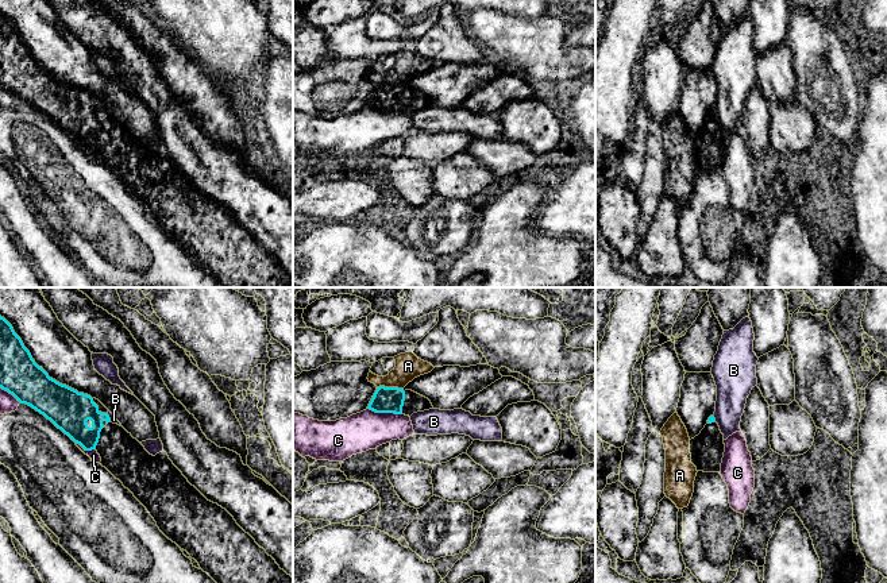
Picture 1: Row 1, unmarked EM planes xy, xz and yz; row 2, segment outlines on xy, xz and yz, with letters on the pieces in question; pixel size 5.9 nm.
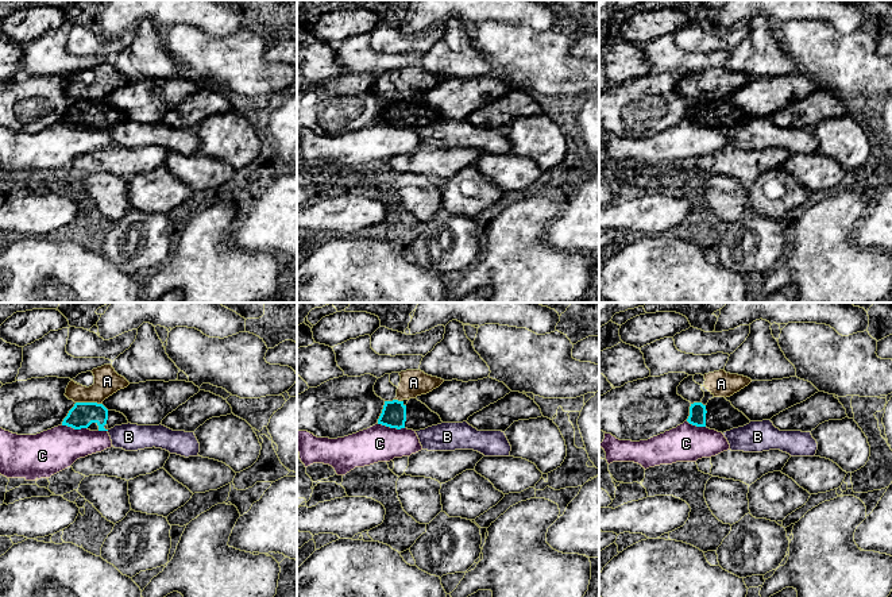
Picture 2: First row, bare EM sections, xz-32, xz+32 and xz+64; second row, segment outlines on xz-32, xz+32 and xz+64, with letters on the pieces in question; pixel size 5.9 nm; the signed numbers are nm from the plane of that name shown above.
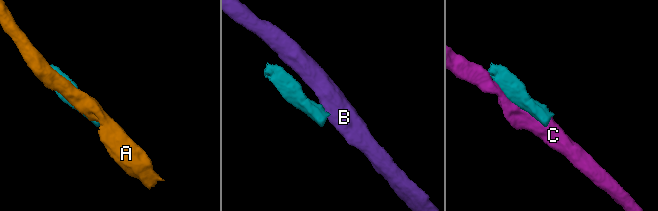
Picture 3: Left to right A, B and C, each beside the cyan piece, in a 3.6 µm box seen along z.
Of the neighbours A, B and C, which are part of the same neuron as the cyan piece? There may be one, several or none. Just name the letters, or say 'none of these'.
none of these

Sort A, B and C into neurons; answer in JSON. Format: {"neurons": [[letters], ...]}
{"neurons": [["A"], ["B"], ["C"]]}

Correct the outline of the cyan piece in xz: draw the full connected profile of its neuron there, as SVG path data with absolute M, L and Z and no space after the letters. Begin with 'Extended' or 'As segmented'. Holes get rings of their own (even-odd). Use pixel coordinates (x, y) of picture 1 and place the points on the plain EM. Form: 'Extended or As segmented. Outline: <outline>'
Extended. Outline: M377 85L367 107L375 111L394 111L412 113L417 109L432 107L428 96L412 89L398 85Z

